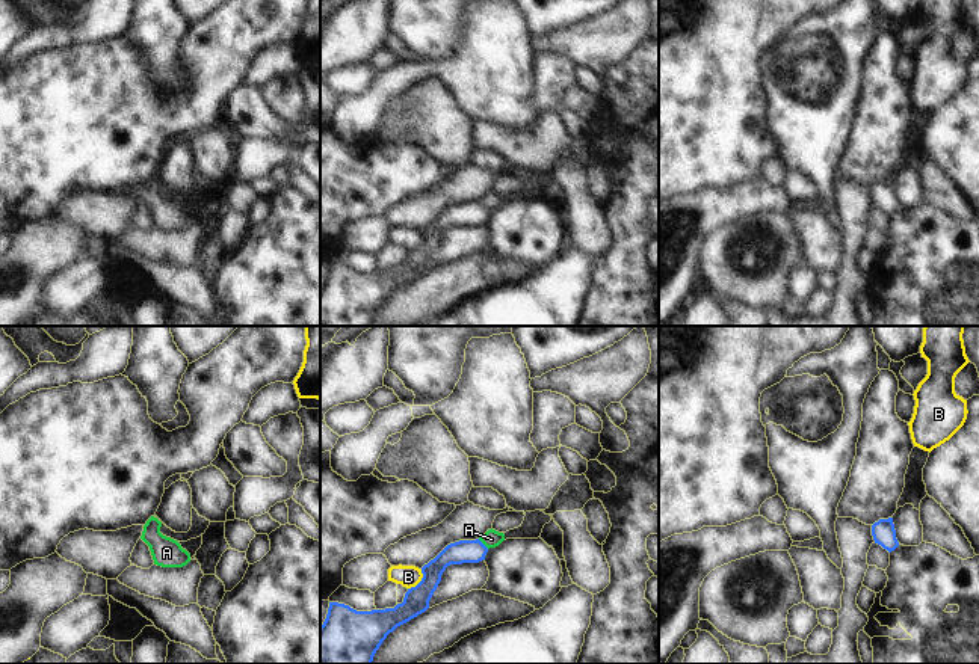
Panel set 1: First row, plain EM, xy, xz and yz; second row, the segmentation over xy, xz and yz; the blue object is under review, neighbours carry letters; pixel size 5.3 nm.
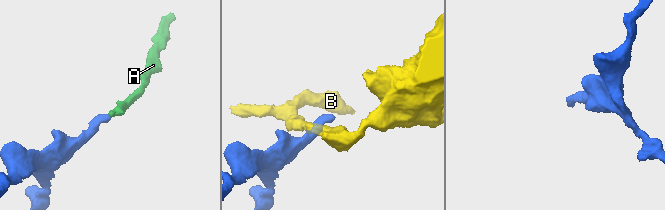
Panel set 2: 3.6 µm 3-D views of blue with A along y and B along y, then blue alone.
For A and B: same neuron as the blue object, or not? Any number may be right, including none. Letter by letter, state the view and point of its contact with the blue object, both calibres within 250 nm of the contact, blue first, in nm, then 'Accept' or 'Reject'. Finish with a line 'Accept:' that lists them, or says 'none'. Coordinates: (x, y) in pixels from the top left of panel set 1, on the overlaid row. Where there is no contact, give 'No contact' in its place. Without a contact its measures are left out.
A: Touches blue at xz (482, 544). Thickness 130 nm (blue) against 90 nm. Accept
B: Touches blue at xz (420, 581). Thickness 140 nm (blue) against 110 nm. Reject
Accept: A

